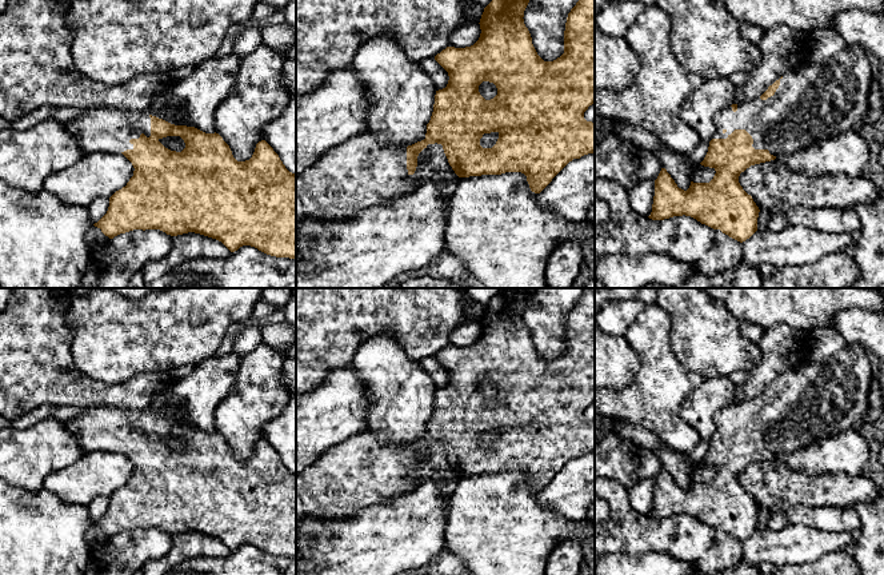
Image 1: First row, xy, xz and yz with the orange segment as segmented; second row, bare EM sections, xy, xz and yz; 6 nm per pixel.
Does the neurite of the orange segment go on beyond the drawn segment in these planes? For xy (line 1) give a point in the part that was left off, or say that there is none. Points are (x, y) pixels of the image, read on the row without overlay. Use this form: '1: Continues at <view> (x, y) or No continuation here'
1: Continues at xy (102, 428)

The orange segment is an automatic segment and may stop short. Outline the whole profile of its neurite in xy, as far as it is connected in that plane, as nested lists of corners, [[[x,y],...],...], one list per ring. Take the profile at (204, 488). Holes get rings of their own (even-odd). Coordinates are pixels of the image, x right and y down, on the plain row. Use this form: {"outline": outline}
{"outline": [[[96,407],[87,410],[84,415],[76,419],[65,420],[65,426],[77,438],[79,444],[84,452],[123,452],[135,467],[133,475],[129,478],[127,484],[116,490],[109,496],[109,506],[107,512],[97,522],[93,523],[95,526],[100,527],[101,531],[109,538],[113,538],[120,532],[125,532],[133,528],[160,528],[171,535],[195,531],[221,540],[231,551],[237,550],[243,544],[251,544],[271,555],[296,558],[296,474],[285,467],[279,454],[265,439],[261,439],[256,443],[255,451],[249,459],[237,460],[233,456],[229,444],[223,439],[219,432],[205,432],[195,426],[175,424],[152,414],[148,415],[145,412],[132,412],[117,408]],[[167,435],[180,435],[185,442],[185,447],[181,451],[165,447],[159,439]]]}

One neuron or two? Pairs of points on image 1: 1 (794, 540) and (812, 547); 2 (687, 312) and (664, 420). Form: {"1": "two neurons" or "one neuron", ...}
{"1": "one neuron", "2": "two neurons"}

